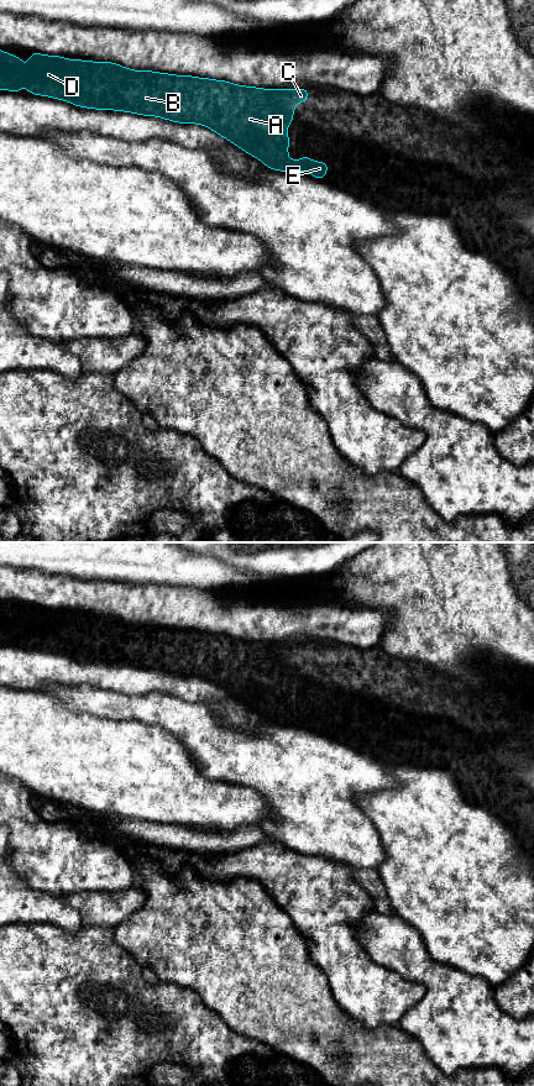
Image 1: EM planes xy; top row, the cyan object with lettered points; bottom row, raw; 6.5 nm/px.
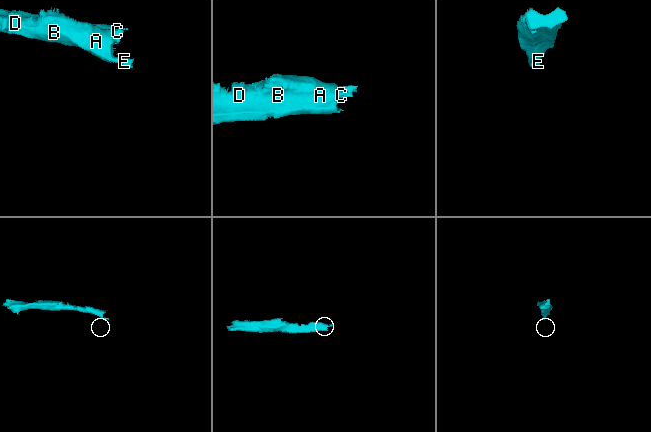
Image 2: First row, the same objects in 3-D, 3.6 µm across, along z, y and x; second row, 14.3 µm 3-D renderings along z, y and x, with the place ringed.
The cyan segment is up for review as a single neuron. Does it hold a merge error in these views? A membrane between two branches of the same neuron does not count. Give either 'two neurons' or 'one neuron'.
one neuron

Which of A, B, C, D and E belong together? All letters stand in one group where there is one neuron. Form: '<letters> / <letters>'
A B C D E

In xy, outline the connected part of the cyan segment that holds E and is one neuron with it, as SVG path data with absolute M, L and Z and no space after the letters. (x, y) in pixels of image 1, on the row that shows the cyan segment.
M36 52L30 54L27 70L28 83L26 90L32 95L37 94L66 100L79 107L126 111L145 116L157 116L173 122L199 124L211 128L242 151L260 159L269 169L281 172L288 172L289 169L303 170L312 173L314 178L325 180L325 172L330 168L326 162L313 162L307 153L298 161L288 159L288 145L292 137L286 133L286 127L293 121L295 103L305 104L308 101L307 94L310 88L299 90L273 89L268 91L265 88L244 86L226 80L156 73L153 70L132 70L111 62L98 64L94 61L66 59L64 57L46 56Z

